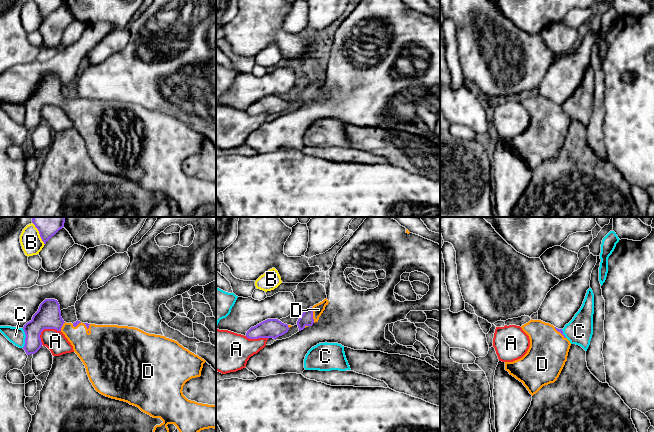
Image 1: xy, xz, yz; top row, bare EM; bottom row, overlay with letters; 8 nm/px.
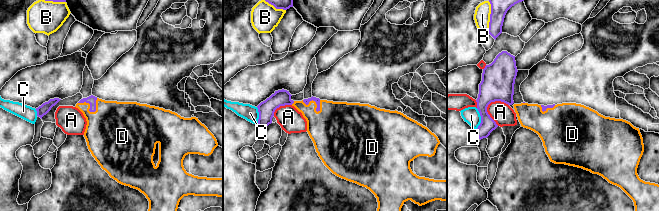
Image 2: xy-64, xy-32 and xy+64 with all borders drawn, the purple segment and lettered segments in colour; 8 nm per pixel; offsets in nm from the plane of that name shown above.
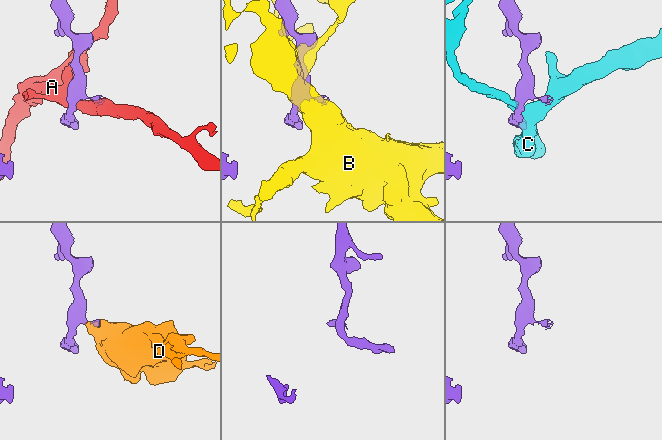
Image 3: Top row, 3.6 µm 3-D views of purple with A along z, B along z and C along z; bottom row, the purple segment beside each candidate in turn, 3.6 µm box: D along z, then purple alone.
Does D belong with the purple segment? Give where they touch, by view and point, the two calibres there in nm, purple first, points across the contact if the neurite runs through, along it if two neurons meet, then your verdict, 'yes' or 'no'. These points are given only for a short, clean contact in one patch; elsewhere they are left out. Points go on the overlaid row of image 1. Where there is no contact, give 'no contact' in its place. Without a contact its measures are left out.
contact xz (312, 315); calibres 110 and 90 nm; yes

